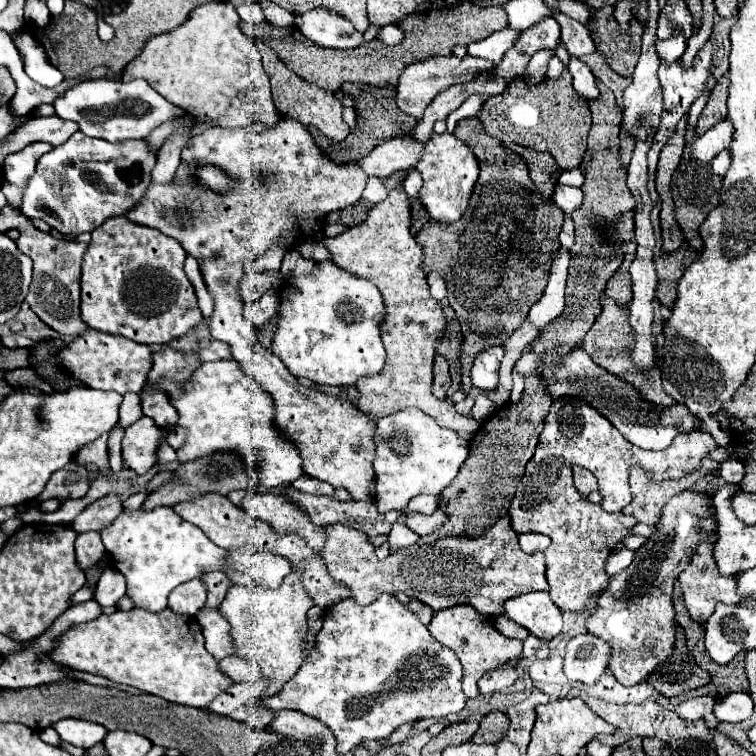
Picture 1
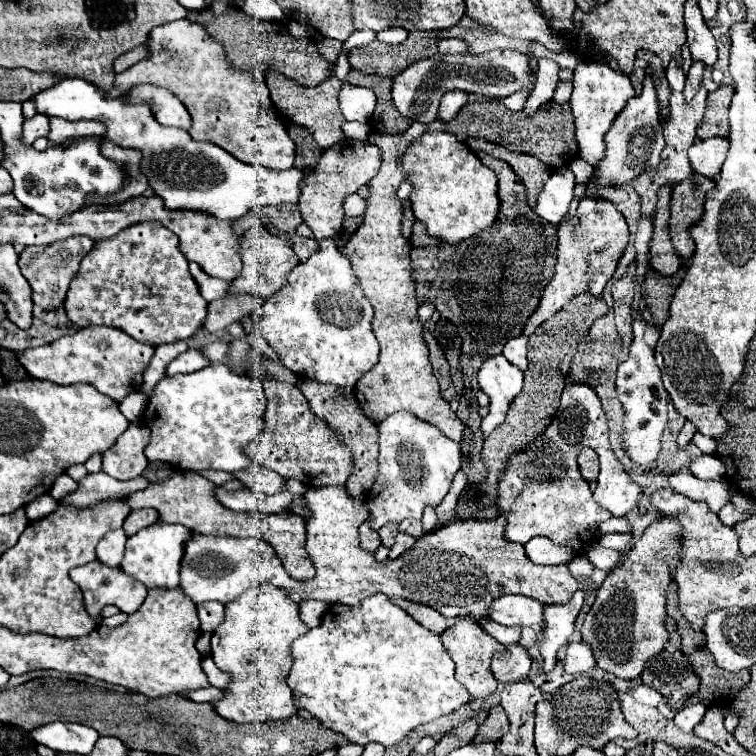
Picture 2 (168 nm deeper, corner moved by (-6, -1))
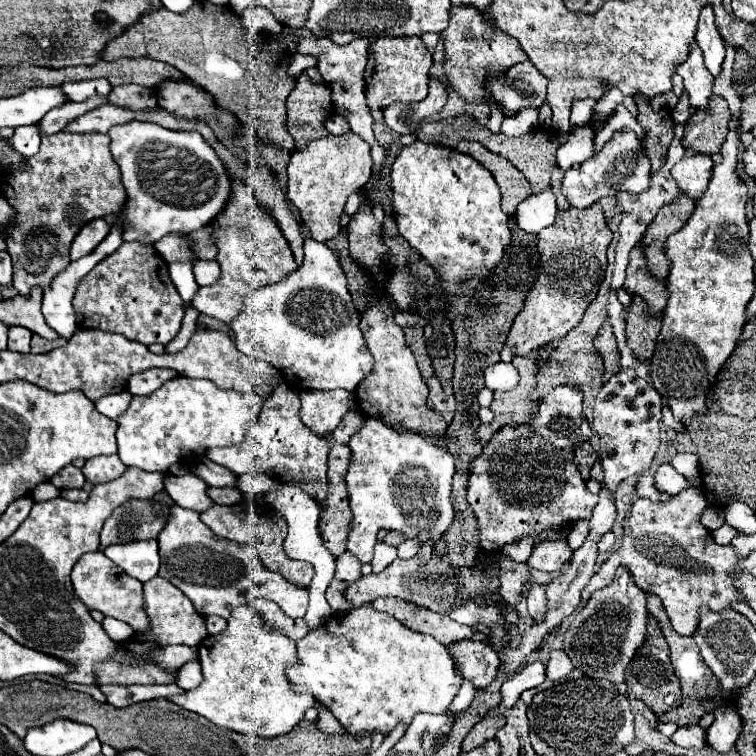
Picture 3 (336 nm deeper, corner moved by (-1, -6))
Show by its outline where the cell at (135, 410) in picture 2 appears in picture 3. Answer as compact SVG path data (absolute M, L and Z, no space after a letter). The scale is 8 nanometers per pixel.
M121 392L121 394L113 394L113 396L103 396L101 400L95 402L95 408L101 410L107 418L117 420L127 412L131 400L133 400L133 396L129 392Z

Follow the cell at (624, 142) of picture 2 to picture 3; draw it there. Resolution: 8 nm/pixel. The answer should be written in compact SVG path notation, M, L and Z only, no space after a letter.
M629 128L615 132L613 138L595 154L591 160L583 162L581 168L570 168L565 172L561 194L575 208L589 208L603 196L613 196L623 190L627 192L645 192L651 184L651 160L643 150L641 140Z

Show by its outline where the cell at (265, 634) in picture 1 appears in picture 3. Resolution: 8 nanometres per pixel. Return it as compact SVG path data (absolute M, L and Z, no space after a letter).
M249 604L235 608L227 620L227 628L217 636L207 636L197 648L205 680L195 690L189 690L181 696L173 696L169 700L179 704L181 708L187 708L189 712L205 716L207 720L211 720L221 728L241 732L247 736L275 738L291 732L293 726L305 716L305 712L317 704L309 694L295 694L289 688L289 680L285 680L285 664L295 662L295 642L283 632L269 628L263 616L255 612L255 608Z

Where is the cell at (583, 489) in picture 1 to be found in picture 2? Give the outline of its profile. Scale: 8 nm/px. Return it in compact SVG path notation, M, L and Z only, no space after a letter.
M582 449L578 455L580 473L586 481L592 481L598 477L598 455L592 449Z

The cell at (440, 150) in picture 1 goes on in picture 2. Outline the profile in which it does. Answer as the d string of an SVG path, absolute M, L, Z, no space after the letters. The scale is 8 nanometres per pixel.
M428 131L420 135L406 151L402 171L406 181L412 183L410 201L414 217L426 225L428 235L448 245L456 245L494 225L500 207L496 189L498 177L452 133Z

